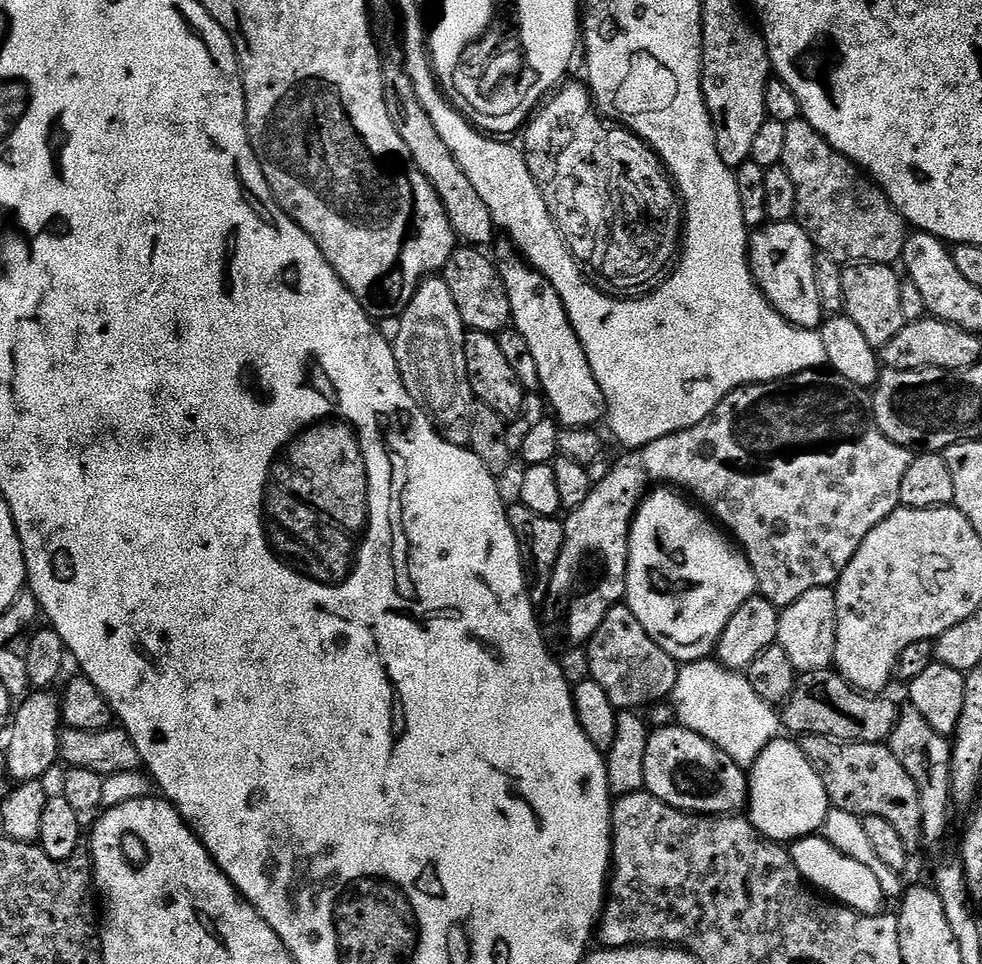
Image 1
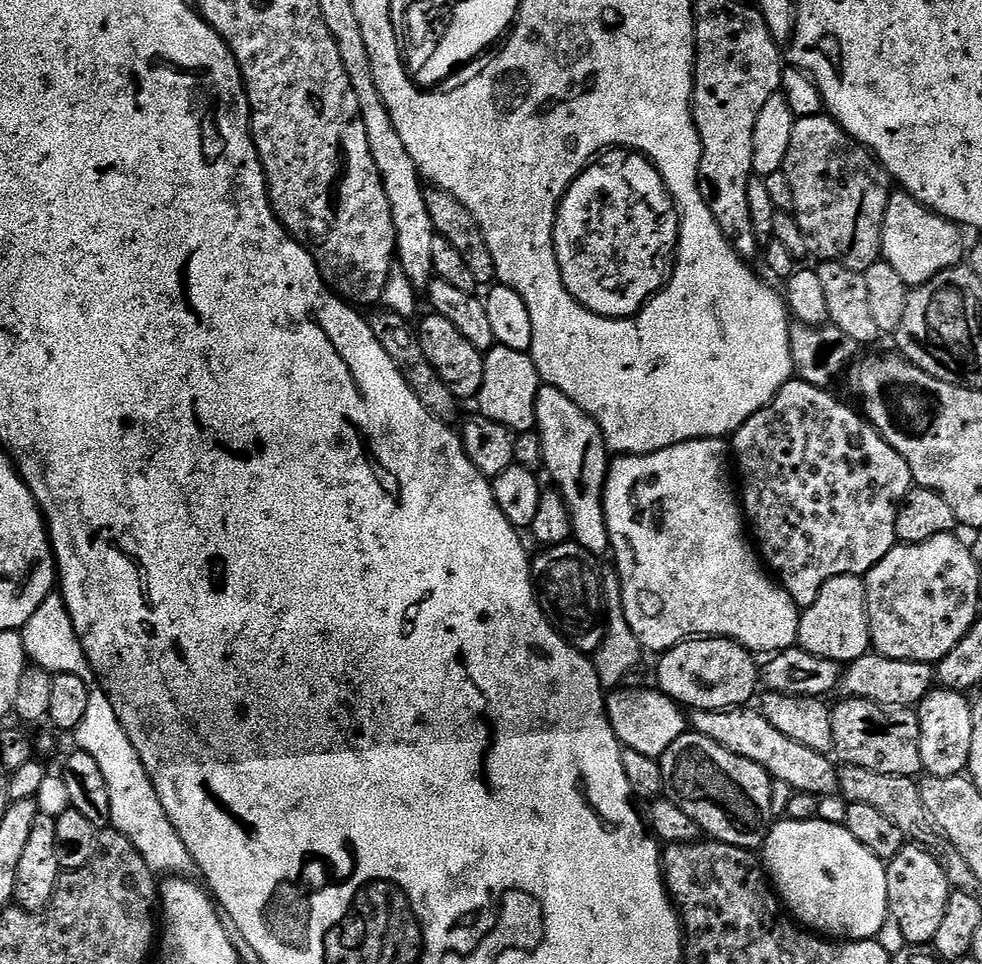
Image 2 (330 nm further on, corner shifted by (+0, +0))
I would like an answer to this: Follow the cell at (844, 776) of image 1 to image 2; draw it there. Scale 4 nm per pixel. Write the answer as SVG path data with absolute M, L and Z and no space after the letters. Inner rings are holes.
M755 707L724 708L721 712L696 710L691 713L690 728L691 731L718 742L718 746L730 750L730 754L750 758L750 762L758 762L758 766L762 766L762 770L766 770L773 780L786 782L786 786L790 786L796 794L817 798L837 795L840 787L837 765L825 753L809 750L799 742L786 738L786 734L770 726L763 712Z

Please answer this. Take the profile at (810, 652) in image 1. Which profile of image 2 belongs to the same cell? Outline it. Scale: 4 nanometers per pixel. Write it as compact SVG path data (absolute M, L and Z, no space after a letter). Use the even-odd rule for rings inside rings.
M839 576L830 578L826 586L814 598L814 606L800 613L799 647L818 658L834 660L847 666L853 660L869 655L872 635L868 625L868 591L859 576Z

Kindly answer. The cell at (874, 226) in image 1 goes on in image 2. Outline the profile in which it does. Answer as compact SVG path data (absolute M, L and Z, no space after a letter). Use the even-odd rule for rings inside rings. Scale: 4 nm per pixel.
M821 114L814 118L802 118L797 120L794 131L790 133L790 150L786 150L786 162L782 169L786 178L790 182L790 190L794 190L794 206L792 212L796 217L798 226L802 230L802 238L806 238L806 246L813 257L817 256L817 261L838 262L855 272L865 272L870 266L874 266L876 261L881 259L880 243L882 242L882 222L886 218L886 206L890 198L894 195L894 184L888 175L888 171L883 168L868 149L863 148L853 136L848 135L831 116Z

